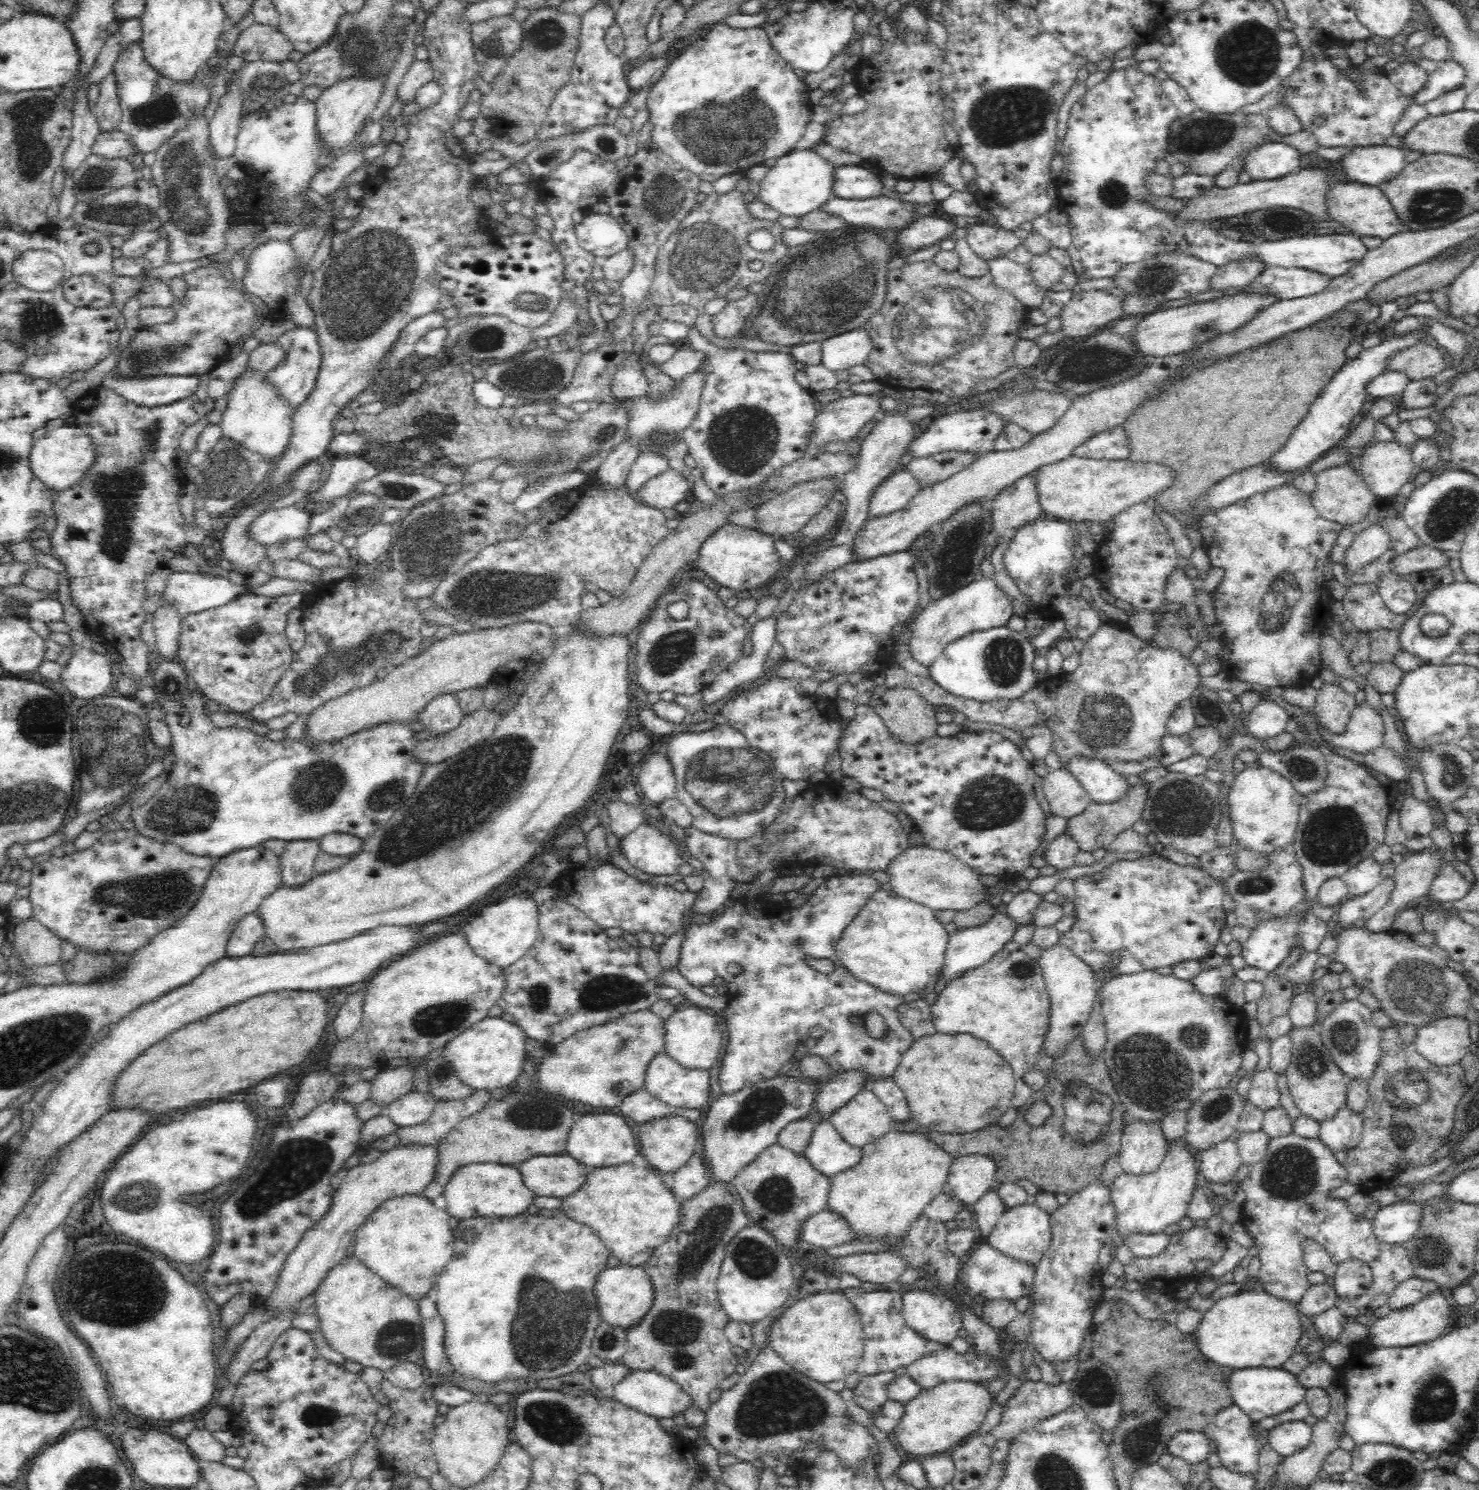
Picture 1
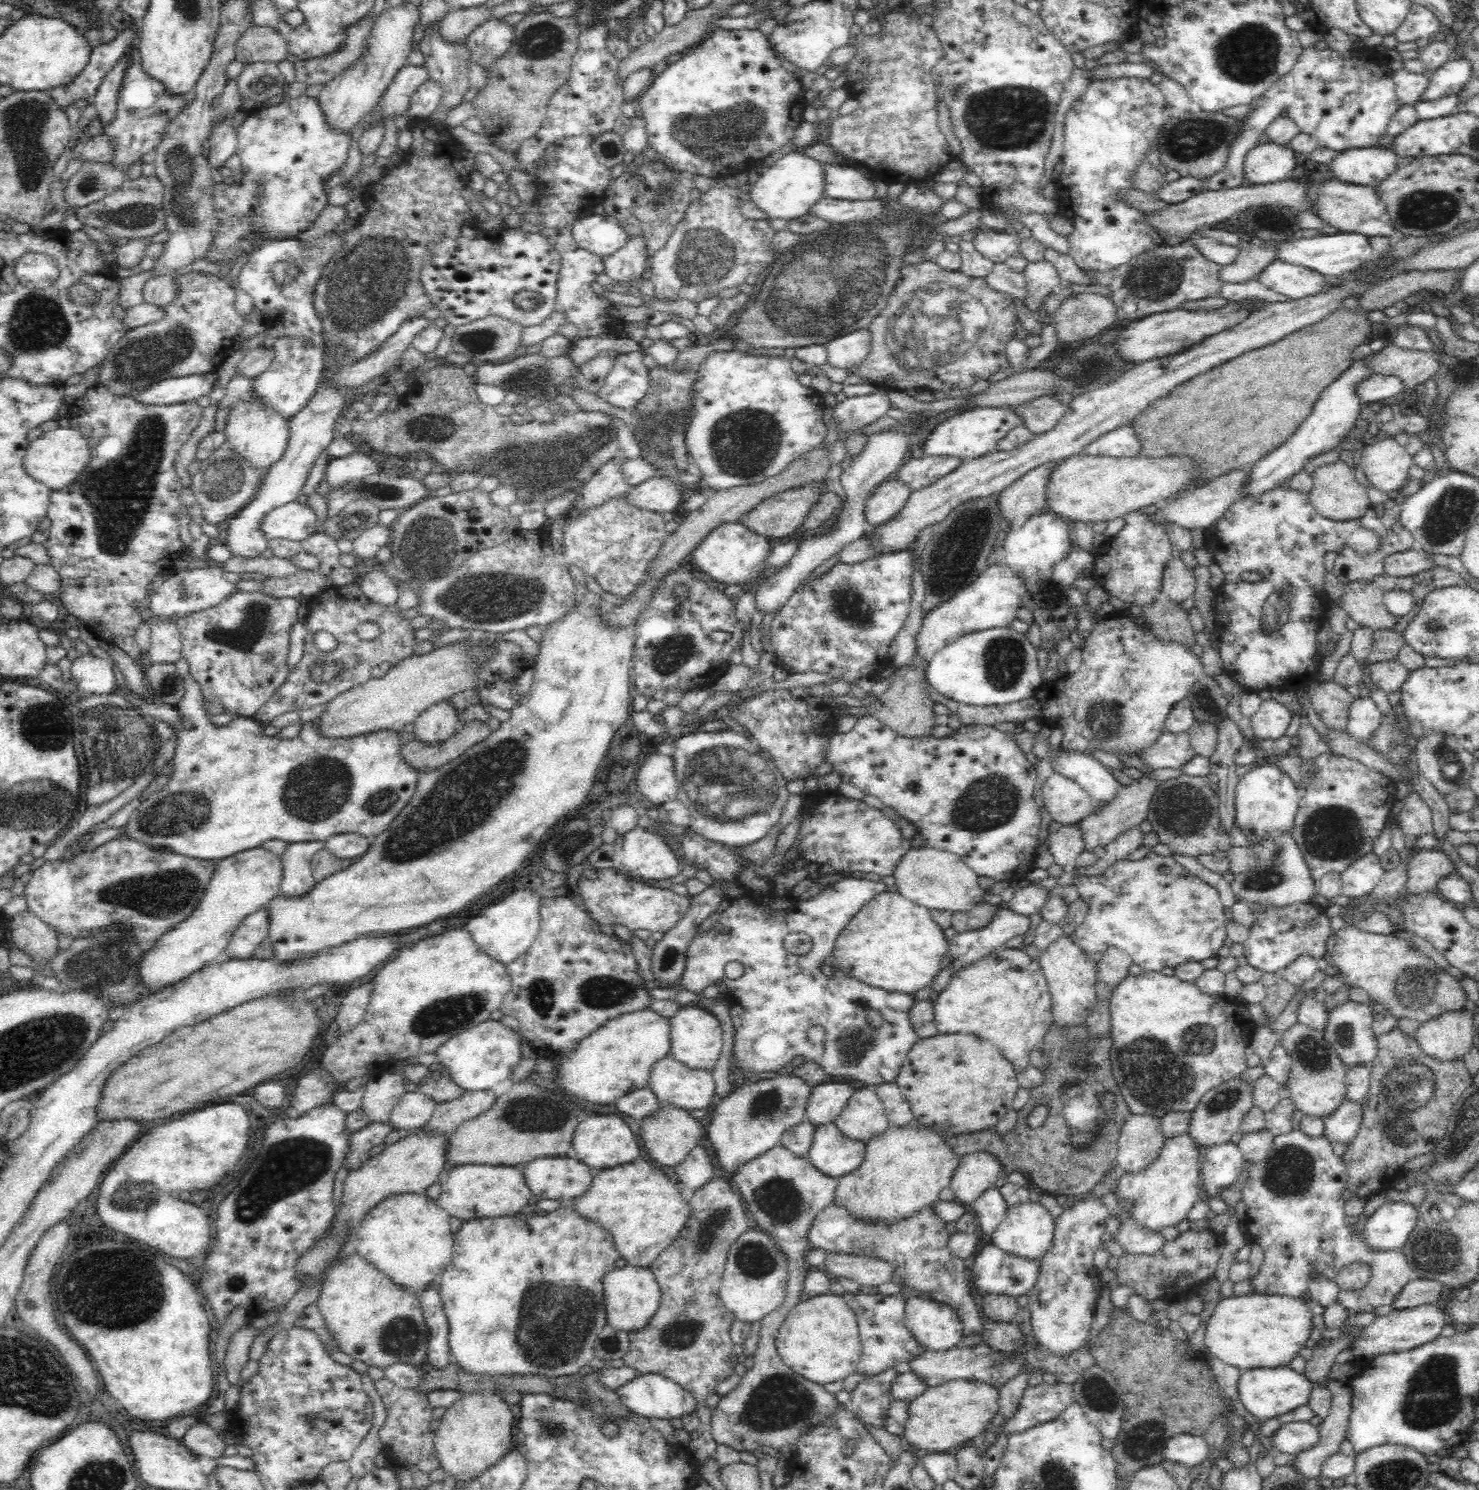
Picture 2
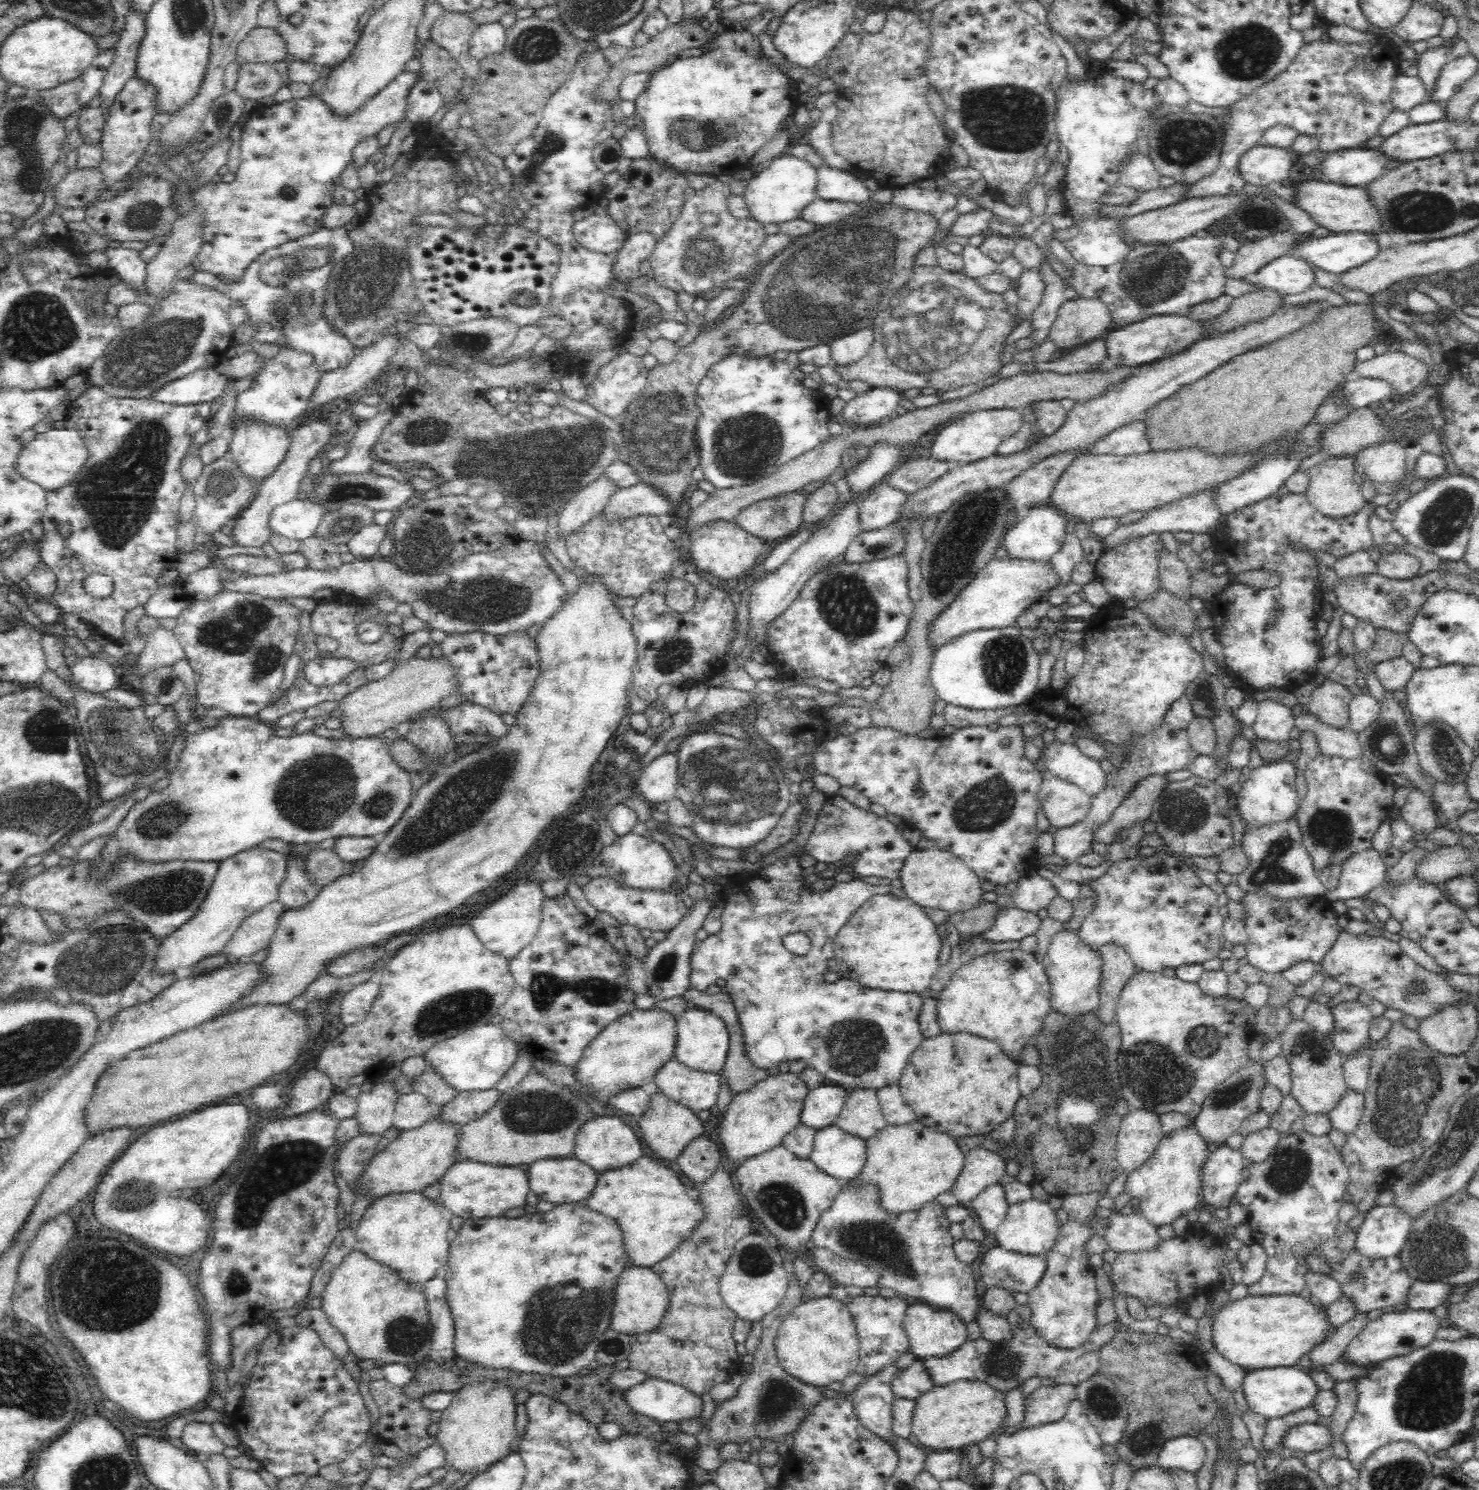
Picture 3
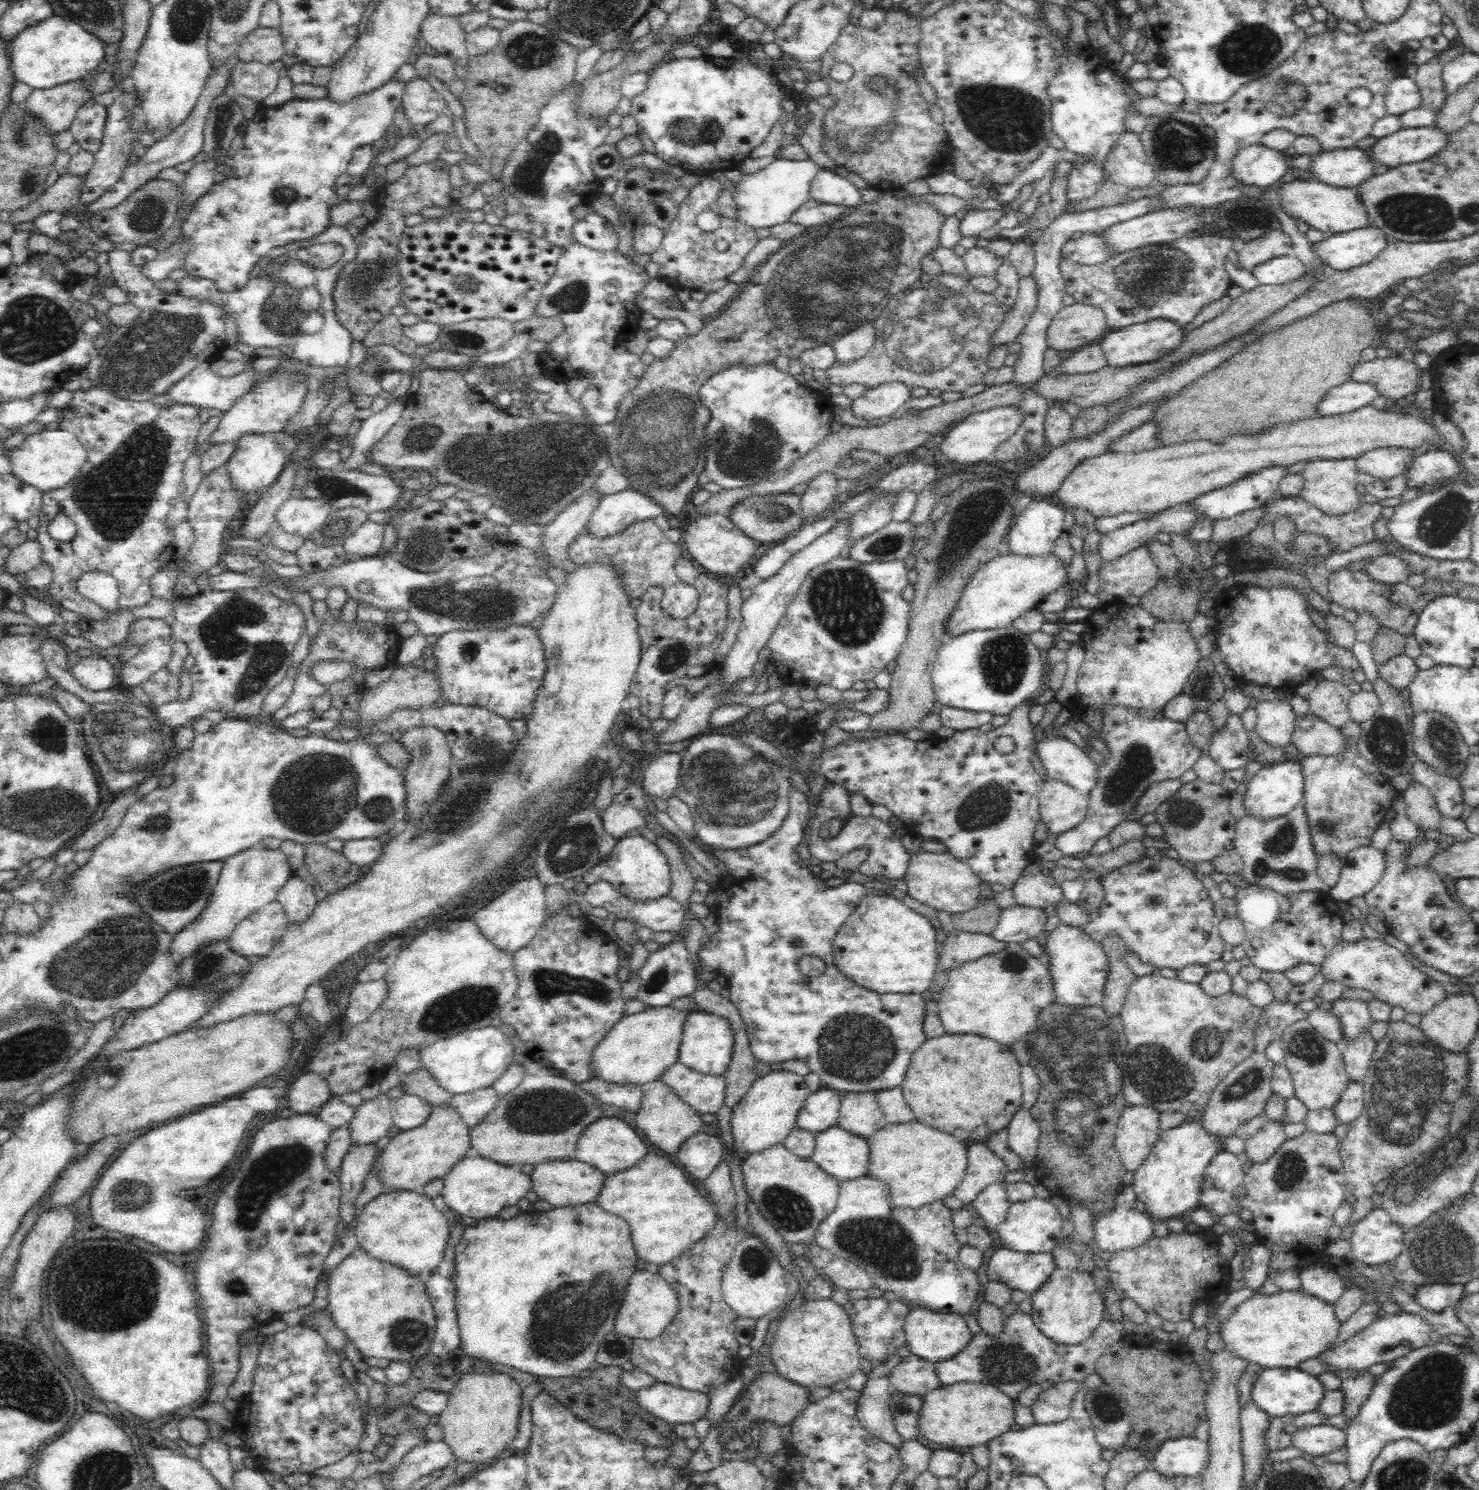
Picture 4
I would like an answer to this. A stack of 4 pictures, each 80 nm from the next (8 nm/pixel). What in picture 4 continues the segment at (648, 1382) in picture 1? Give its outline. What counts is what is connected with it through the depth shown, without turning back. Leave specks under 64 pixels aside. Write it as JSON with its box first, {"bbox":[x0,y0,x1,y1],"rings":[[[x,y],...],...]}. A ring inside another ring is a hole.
{"bbox":[634,1381,709,1424],"rings":[[[657,1381],[647,1388],[640,1388],[634,1391],[636,1395],[636,1405],[640,1409],[648,1411],[655,1417],[665,1420],[669,1424],[694,1423],[708,1412],[709,1393],[686,1390],[678,1386]]]}

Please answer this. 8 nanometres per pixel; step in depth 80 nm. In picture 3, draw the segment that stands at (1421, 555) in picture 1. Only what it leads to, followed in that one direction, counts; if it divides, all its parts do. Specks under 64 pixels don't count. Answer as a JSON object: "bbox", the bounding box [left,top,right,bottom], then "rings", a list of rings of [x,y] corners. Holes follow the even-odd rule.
{"bbox":[1376,550,1422,580],"rings":[[[1403,550],[1384,552],[1376,563],[1376,573],[1386,578],[1404,580],[1418,574],[1422,563],[1418,557],[1405,553]]]}

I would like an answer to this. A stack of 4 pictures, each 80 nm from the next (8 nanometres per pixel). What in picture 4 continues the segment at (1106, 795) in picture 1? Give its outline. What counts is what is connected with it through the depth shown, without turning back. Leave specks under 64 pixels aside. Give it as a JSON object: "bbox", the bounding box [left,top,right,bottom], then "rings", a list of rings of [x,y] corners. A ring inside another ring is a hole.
{"bbox":[1037,737,1099,795],"rings":[[[1044,737],[1037,745],[1037,752],[1048,777],[1065,782],[1085,795],[1097,785],[1099,767],[1066,737]]]}

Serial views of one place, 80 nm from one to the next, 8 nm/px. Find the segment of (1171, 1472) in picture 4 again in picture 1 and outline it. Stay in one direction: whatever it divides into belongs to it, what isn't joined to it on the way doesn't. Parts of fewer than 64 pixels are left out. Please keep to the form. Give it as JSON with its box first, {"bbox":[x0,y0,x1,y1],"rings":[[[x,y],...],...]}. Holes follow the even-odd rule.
{"bbox":[1167,1430,1210,1465],"rings":[[[1182,1430],[1168,1441],[1167,1451],[1183,1458],[1190,1465],[1198,1464],[1206,1461],[1210,1443],[1202,1431]]]}

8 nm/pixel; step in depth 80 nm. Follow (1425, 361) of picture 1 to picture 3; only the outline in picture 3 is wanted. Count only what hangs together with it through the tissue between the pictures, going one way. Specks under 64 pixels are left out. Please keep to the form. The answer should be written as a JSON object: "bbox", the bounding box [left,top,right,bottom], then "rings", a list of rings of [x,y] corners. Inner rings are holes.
{"bbox":[1353,346,1432,394],"rings":[[[1397,346],[1385,353],[1356,362],[1353,368],[1360,376],[1381,378],[1391,384],[1394,394],[1416,392],[1428,378],[1432,364],[1404,353]]]}

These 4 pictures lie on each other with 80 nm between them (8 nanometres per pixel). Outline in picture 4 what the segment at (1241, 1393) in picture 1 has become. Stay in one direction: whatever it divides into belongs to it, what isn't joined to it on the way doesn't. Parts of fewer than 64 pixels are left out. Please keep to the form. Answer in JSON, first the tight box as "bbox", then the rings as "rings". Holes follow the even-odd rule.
{"bbox":[1250,1368,1324,1417],"rings":[[[1266,1368],[1258,1373],[1250,1392],[1251,1401],[1268,1414],[1268,1417],[1278,1417],[1288,1414],[1302,1414],[1317,1410],[1324,1388],[1316,1375],[1310,1375],[1296,1368]]]}

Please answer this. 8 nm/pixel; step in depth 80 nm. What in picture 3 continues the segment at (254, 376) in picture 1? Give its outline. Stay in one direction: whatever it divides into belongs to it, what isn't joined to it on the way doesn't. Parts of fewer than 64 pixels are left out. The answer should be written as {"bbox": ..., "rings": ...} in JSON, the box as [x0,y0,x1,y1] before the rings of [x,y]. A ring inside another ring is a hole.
{"bbox":[229,420,290,483],"rings":[[[238,420],[234,425],[232,438],[229,441],[229,454],[235,458],[237,466],[246,476],[260,483],[268,474],[276,470],[276,466],[284,460],[290,446],[290,431],[278,425],[266,425],[257,420]]]}

